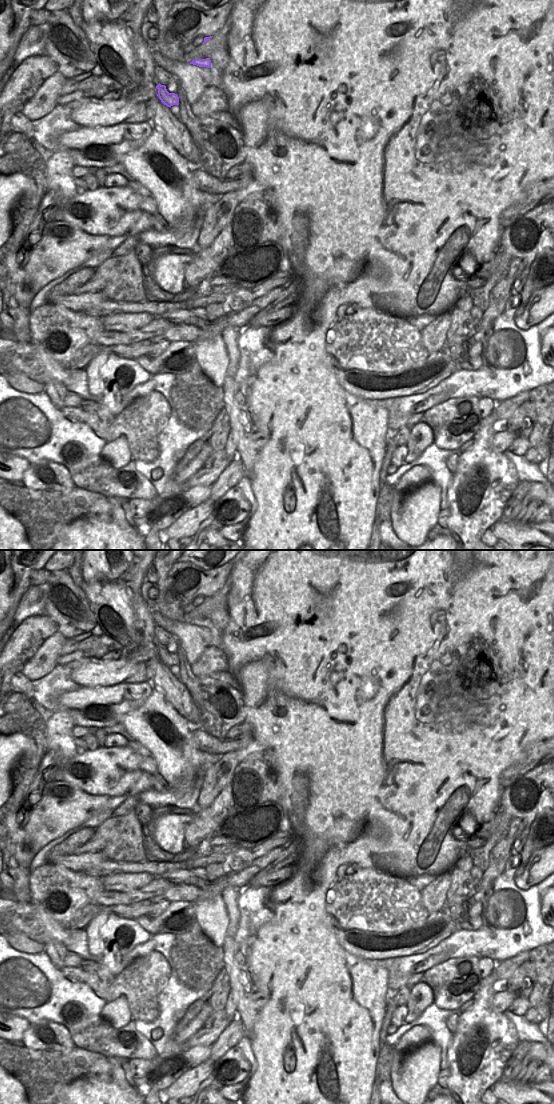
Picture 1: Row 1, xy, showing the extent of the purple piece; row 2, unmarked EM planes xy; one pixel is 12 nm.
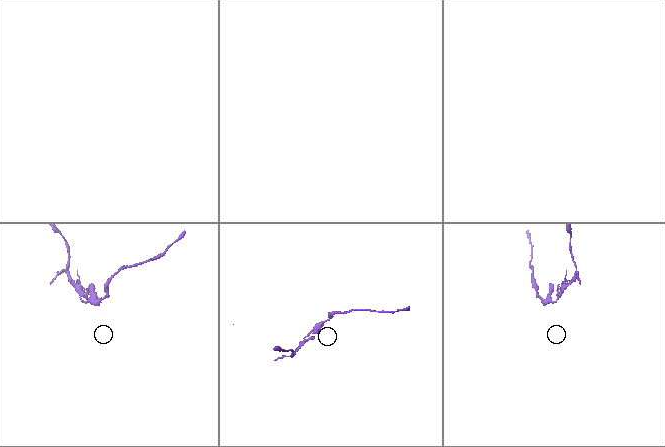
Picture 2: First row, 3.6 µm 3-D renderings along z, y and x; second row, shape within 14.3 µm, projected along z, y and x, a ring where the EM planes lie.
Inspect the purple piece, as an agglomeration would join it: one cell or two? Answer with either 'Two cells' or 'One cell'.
Two cells.

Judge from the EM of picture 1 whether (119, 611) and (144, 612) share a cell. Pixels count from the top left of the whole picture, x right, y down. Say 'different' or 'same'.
different

